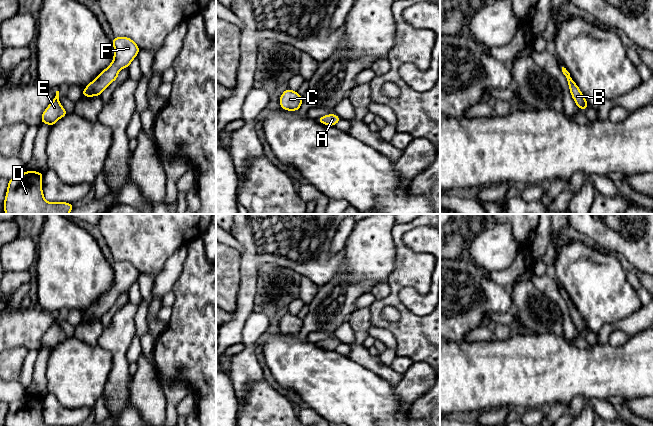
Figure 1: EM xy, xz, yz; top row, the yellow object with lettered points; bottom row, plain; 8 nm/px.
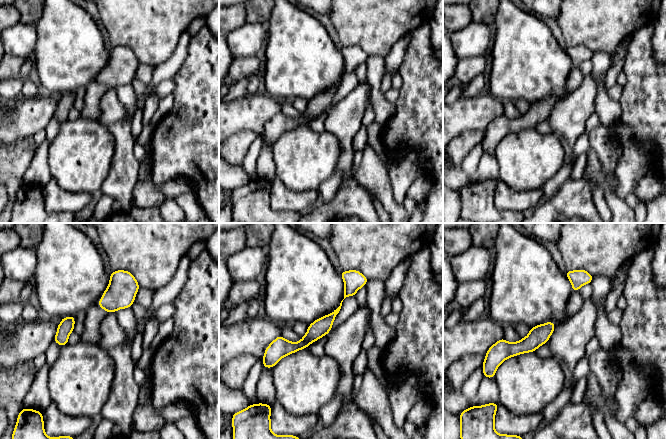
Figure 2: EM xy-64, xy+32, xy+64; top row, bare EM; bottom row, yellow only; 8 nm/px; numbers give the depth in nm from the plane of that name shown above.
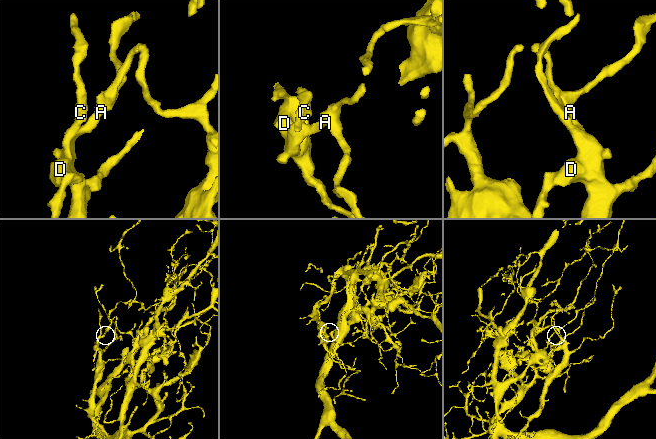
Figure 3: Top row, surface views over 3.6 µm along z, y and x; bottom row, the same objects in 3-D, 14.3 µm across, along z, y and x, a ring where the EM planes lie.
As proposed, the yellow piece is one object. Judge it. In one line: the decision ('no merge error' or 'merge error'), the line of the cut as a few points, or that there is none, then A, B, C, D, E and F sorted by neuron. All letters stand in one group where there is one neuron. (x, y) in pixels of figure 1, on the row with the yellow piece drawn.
no merge error | no cut | A B C D E F

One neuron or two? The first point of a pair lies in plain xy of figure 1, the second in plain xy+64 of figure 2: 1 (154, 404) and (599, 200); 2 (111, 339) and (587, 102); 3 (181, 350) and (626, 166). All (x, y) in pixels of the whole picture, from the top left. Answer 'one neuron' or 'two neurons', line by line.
1: two neurons
2: one neuron
3: two neurons

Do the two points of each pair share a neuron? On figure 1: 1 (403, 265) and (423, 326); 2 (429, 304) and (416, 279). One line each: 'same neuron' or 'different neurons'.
1: same neuron
2: different neurons

